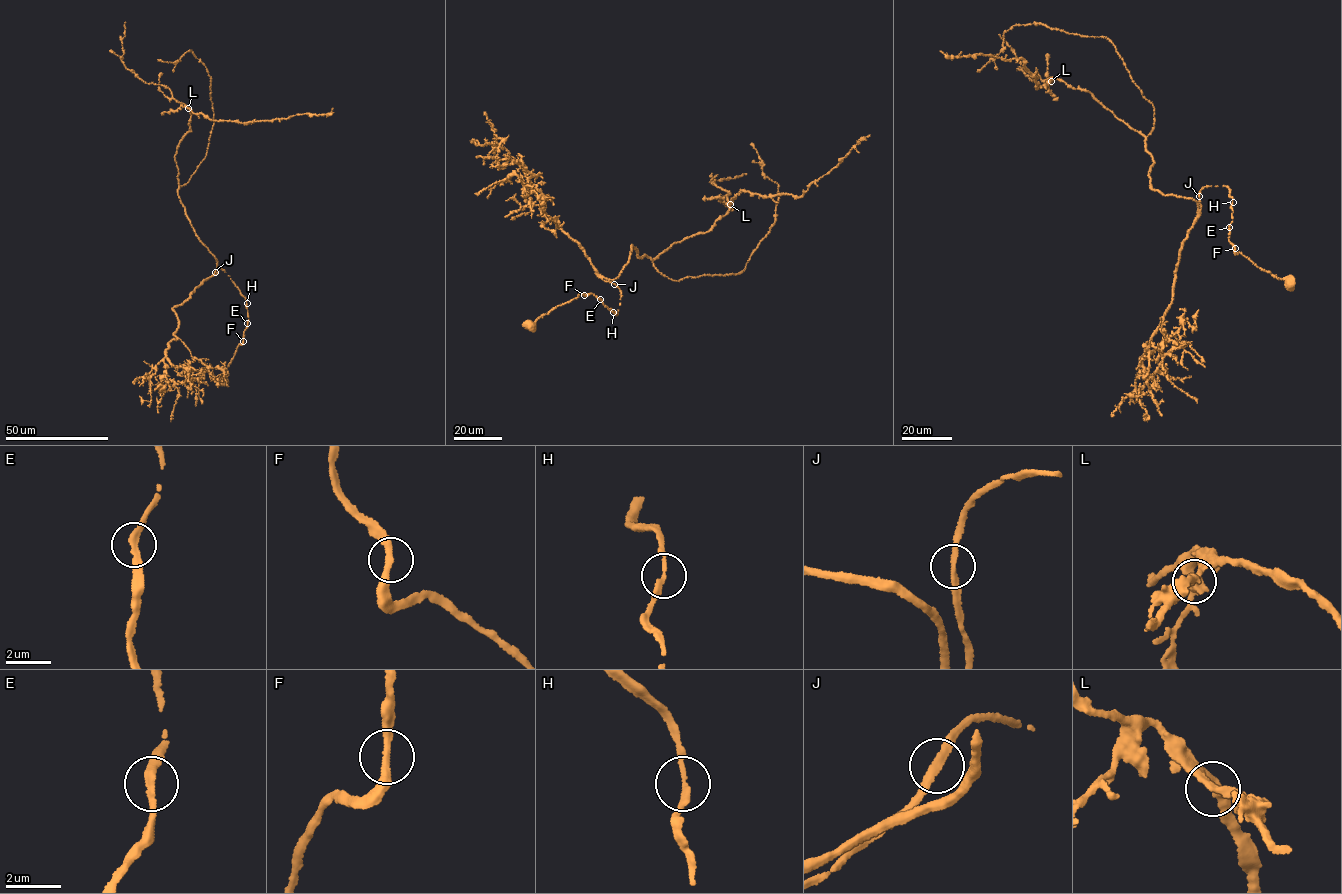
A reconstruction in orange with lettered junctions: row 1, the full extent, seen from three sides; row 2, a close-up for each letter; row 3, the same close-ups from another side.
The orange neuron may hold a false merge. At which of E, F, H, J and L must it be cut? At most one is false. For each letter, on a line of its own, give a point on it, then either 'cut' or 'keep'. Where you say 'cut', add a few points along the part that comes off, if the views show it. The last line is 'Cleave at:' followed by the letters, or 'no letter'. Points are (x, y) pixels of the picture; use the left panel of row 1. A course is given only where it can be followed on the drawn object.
E: at (247, 323); keep
F: at (243, 341); keep
H: at (247, 303); keep
J: at (215, 272); keep
L: at (188, 108); keep
Cleave at: no letter

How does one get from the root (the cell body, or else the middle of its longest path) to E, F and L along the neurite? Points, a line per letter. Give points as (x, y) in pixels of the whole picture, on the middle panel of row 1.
E: (531, 325), (580, 293), (591, 293), (600, 299)
F: (531, 325), (580, 293), (583, 295)
L: (531, 325), (580, 293), (617, 314), (621, 291), (600, 277), (631, 246), (652, 260), (730, 204)

